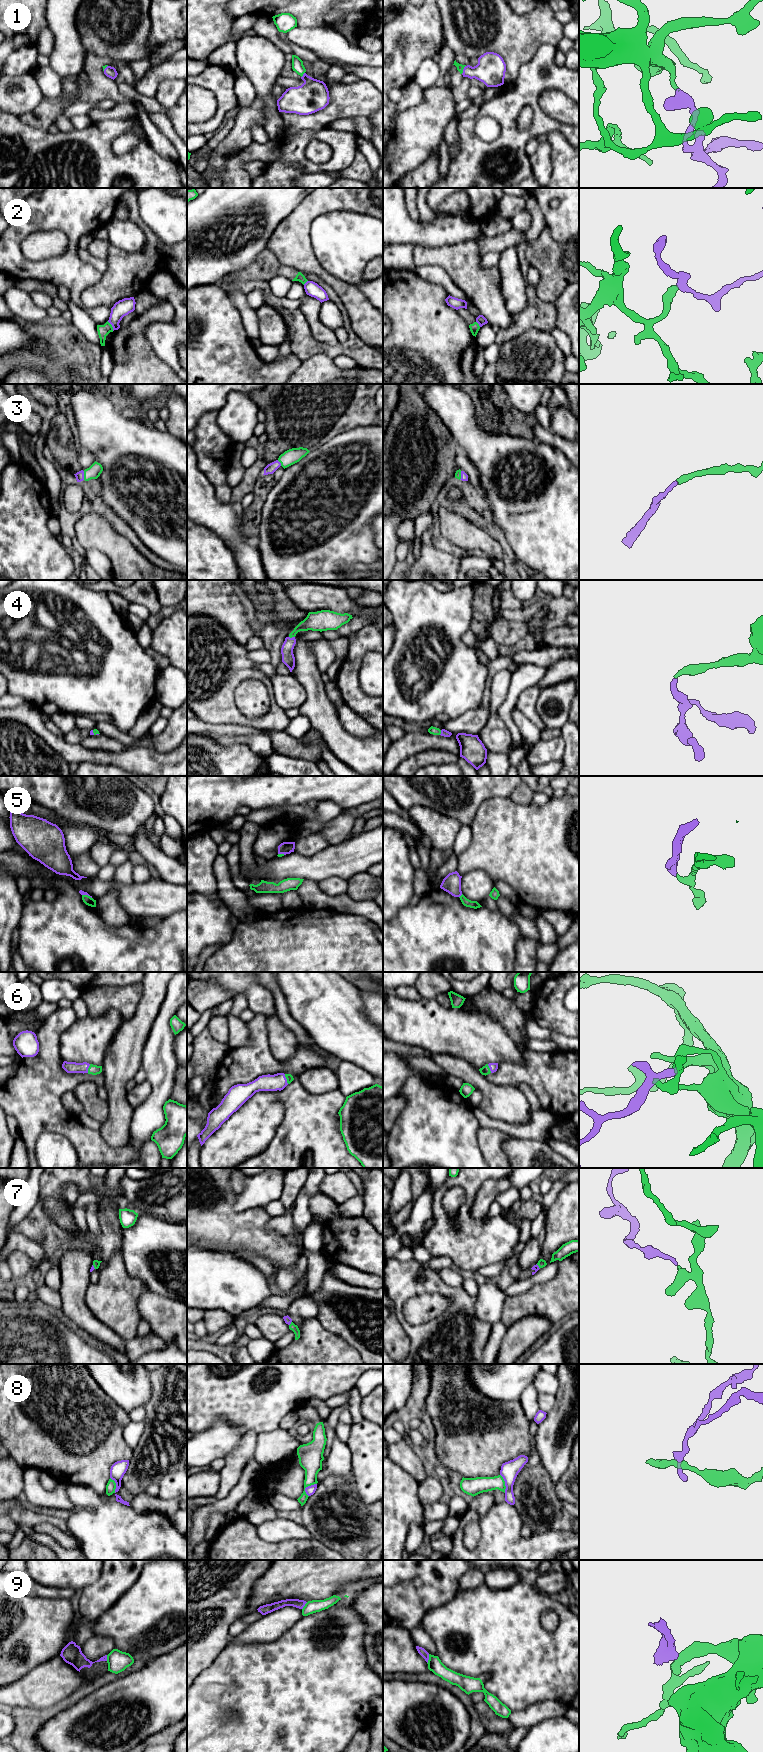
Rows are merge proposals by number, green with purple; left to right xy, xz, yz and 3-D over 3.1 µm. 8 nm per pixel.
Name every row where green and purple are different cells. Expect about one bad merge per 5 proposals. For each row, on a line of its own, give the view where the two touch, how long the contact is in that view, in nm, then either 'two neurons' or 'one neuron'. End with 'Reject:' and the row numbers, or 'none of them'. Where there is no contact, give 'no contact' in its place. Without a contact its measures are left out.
1: contact in yz; length 80 nm; one neuron
2: contact in xy; length 90 nm; two neurons
3: contact in xy; length 70 nm; one neuron
4: contact in xz; length 50 nm; one neuron
5: contact in yz; length 40 nm; two neurons
6: contact in xz; length 90 nm; one neuron
7: contact in yz; length 50 nm; one neuron
8: contact in xz; length 130 nm; two neurons
9: contact in yz; length 80 nm; two neurons
Reject: 2, 5, 8, 9

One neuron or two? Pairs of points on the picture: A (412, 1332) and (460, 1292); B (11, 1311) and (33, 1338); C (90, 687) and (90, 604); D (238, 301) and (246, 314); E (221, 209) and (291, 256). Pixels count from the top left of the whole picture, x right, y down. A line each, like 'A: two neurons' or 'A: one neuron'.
A: one neuron
B: one neuron
C: one neuron
D: one neuron
E: two neurons

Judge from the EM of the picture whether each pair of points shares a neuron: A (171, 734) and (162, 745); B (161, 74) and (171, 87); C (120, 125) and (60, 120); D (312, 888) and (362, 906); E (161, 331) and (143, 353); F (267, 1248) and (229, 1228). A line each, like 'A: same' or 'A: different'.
A: same
B: different
C: different
D: same
E: different
F: same

